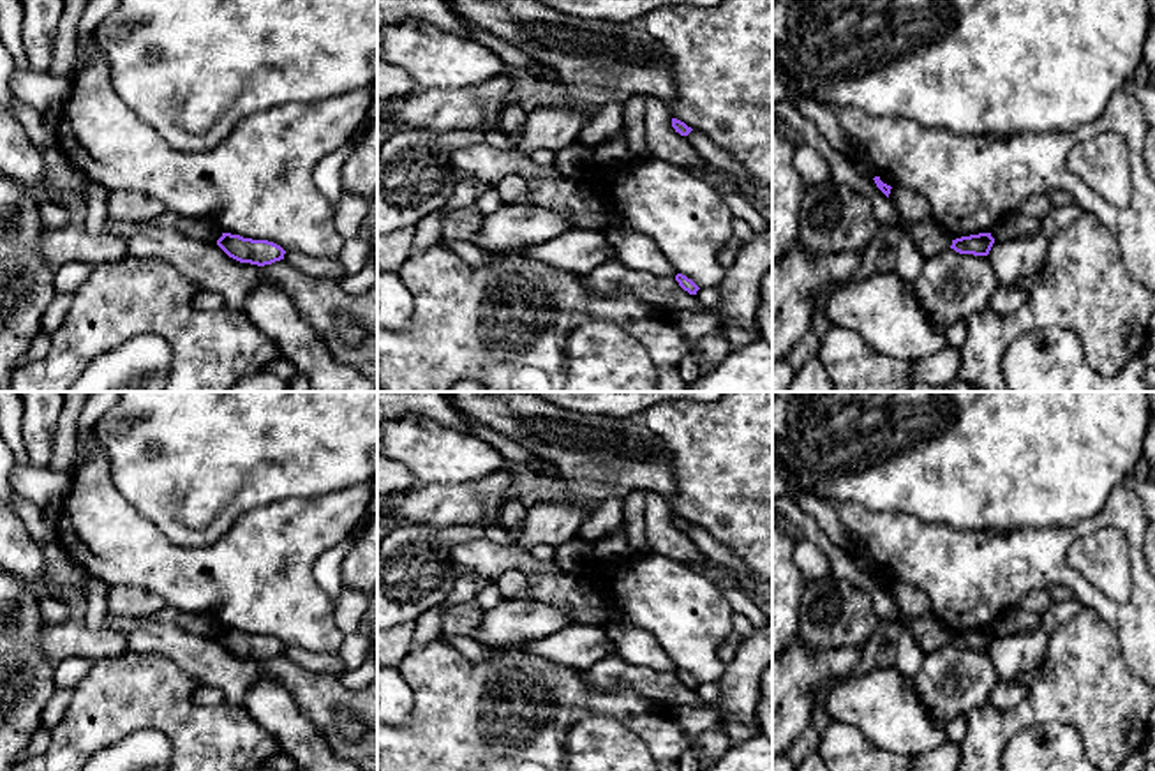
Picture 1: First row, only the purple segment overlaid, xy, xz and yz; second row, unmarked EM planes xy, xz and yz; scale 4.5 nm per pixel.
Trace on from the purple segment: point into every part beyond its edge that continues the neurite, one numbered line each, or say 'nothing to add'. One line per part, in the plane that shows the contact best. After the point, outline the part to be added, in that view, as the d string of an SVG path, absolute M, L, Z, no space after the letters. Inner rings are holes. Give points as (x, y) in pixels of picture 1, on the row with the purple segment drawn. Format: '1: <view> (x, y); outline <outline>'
nothing to add

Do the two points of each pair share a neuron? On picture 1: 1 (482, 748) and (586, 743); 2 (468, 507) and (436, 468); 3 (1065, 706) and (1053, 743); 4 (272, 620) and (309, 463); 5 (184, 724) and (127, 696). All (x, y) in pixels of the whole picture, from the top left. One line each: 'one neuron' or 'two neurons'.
1: two neurons
2: two neurons
3: two neurons
4: two neurons
5: one neuron

